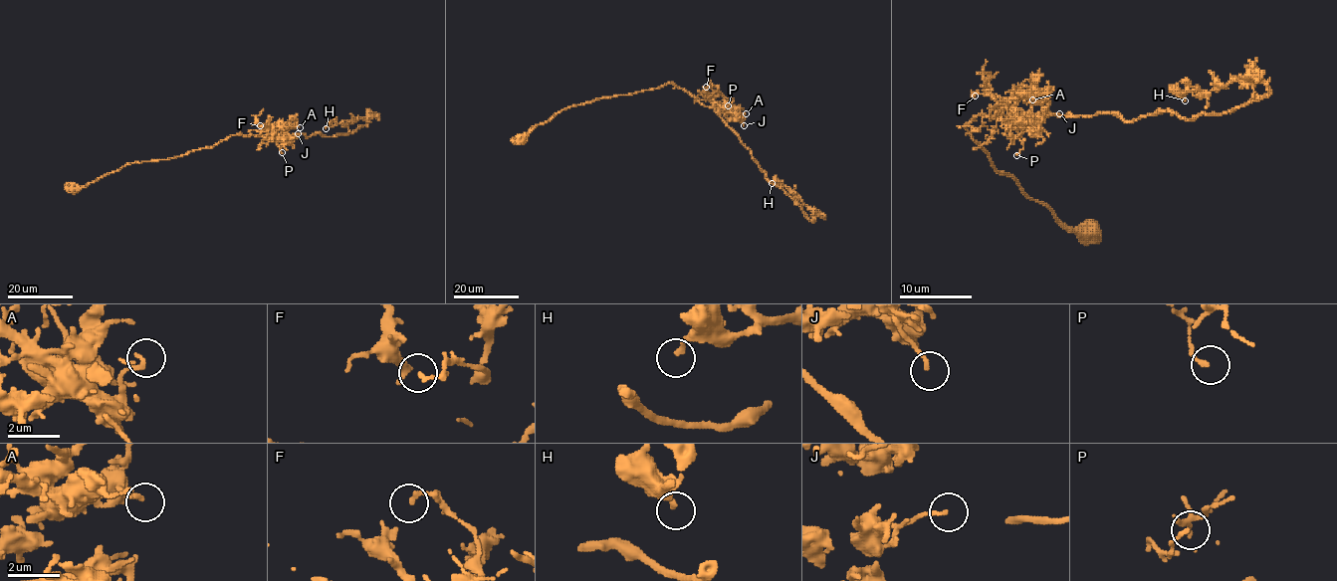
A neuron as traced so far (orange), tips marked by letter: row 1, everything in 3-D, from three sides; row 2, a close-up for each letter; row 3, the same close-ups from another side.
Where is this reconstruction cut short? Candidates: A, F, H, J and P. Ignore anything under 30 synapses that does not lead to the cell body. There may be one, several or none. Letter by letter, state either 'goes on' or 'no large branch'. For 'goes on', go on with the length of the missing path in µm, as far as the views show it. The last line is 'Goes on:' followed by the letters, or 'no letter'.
A: no large branch
F: no large branch
H: no large branch
J: no large branch
P: no large branch
Goes on: no letter

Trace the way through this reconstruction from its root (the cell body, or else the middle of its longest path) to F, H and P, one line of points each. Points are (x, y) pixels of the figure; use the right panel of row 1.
F: (1088, 232), (1066, 229), (993, 165), (966, 126), (979, 115), (1017, 117), (998, 118), (997, 102), (975, 96)
H: (1088, 232), (1028, 198), (966, 126), (979, 115), (1196, 118), (1268, 87), (1228, 81), (1185, 100)
P: (1088, 232), (1072, 232), (1028, 198), (993, 165), (966, 126), (979, 115), (1017, 117), (1023, 147), (1016, 155)

